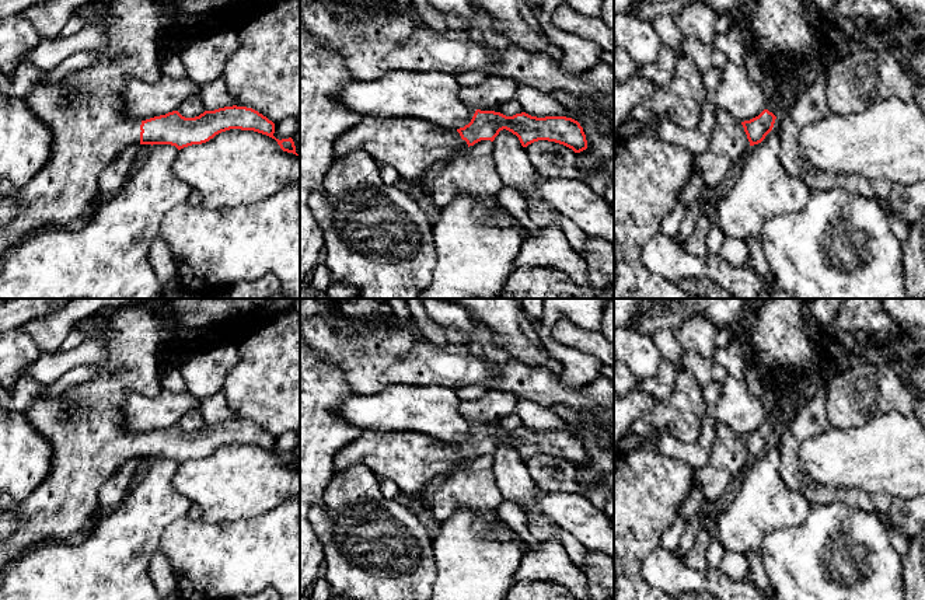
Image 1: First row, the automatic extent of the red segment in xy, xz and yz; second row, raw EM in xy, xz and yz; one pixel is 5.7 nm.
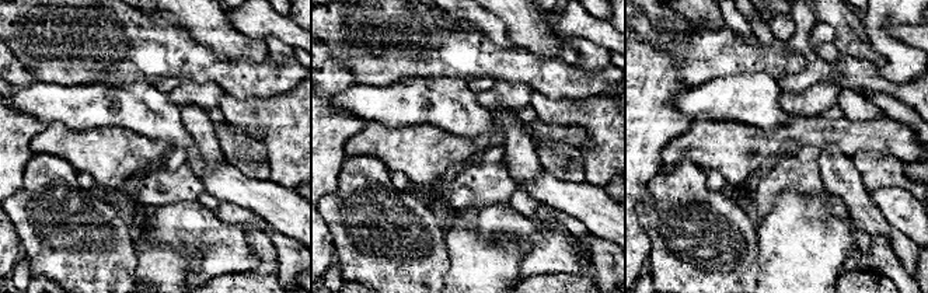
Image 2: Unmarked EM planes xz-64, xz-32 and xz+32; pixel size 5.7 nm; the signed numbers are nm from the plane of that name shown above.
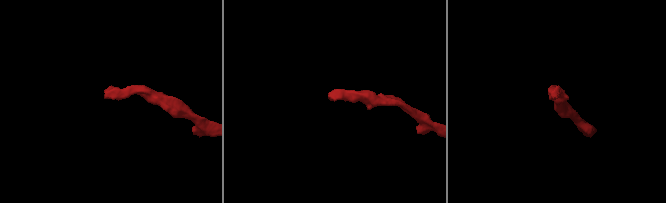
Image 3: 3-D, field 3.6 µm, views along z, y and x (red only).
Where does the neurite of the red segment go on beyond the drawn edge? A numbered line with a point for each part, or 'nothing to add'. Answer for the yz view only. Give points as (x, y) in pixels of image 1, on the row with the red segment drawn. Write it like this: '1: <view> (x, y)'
1: yz (779, 39)

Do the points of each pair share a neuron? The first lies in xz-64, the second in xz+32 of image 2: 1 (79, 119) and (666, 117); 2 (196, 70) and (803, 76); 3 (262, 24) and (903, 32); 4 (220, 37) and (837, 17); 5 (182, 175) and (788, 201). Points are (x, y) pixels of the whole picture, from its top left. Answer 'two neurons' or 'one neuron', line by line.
1: two neurons
2: two neurons
3: one neuron
4: one neuron
5: two neurons

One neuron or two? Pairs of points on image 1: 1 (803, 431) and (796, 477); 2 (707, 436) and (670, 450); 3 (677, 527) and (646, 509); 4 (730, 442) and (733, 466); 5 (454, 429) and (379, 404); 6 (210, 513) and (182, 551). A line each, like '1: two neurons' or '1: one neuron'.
1: one neuron
2: one neuron
3: two neurons
4: one neuron
5: one neuron
6: two neurons

